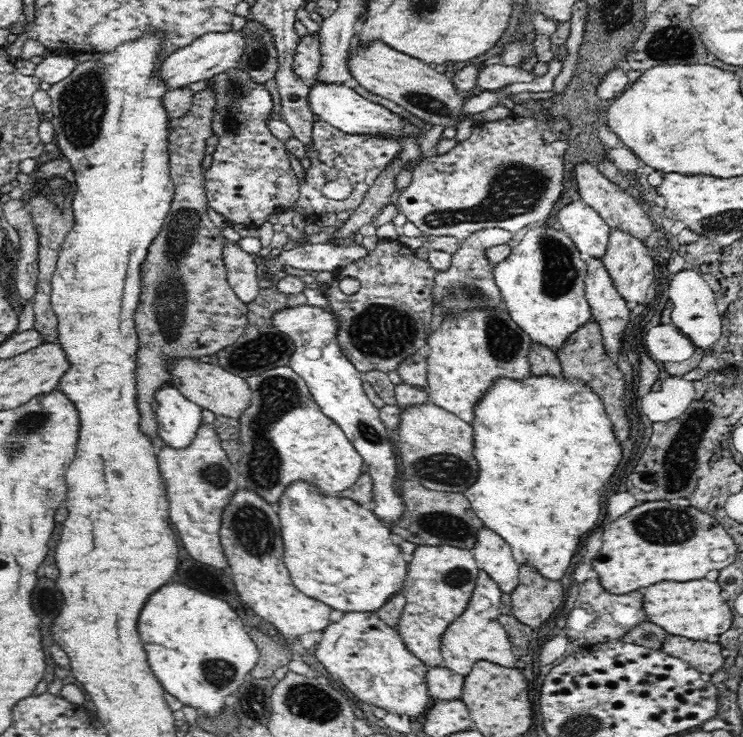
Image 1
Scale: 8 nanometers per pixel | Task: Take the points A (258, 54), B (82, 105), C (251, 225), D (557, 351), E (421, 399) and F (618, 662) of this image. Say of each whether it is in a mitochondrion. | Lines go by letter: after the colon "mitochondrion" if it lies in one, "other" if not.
A: mitochondrion
B: mitochondrion
C: other
D: other
E: other
F: other

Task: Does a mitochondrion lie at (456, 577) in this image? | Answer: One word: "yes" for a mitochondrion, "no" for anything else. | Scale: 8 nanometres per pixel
yes

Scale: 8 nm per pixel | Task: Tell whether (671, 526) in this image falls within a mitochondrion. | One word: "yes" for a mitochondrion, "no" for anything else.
yes

